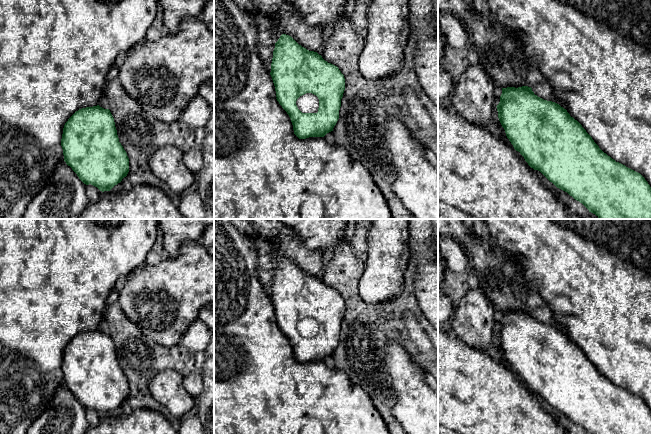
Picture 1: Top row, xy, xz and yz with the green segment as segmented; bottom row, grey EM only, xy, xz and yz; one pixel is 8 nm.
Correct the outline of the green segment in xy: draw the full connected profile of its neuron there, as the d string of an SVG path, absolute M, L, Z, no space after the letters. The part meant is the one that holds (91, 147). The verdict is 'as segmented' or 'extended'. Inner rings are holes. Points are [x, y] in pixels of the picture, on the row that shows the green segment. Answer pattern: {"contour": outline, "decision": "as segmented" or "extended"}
{"contour": "M99 105L76 111L65 123L61 139L64 161L86 185L110 191L129 172L129 158L119 142L114 118Z", "decision": "as segmented"}

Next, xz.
{"contour": "M282 34L275 43L270 75L276 99L289 115L299 139L324 137L333 131L345 90L345 78L337 66L325 61L317 52L302 47L291 36Z", "decision": "extended"}

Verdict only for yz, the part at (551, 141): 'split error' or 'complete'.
complete

